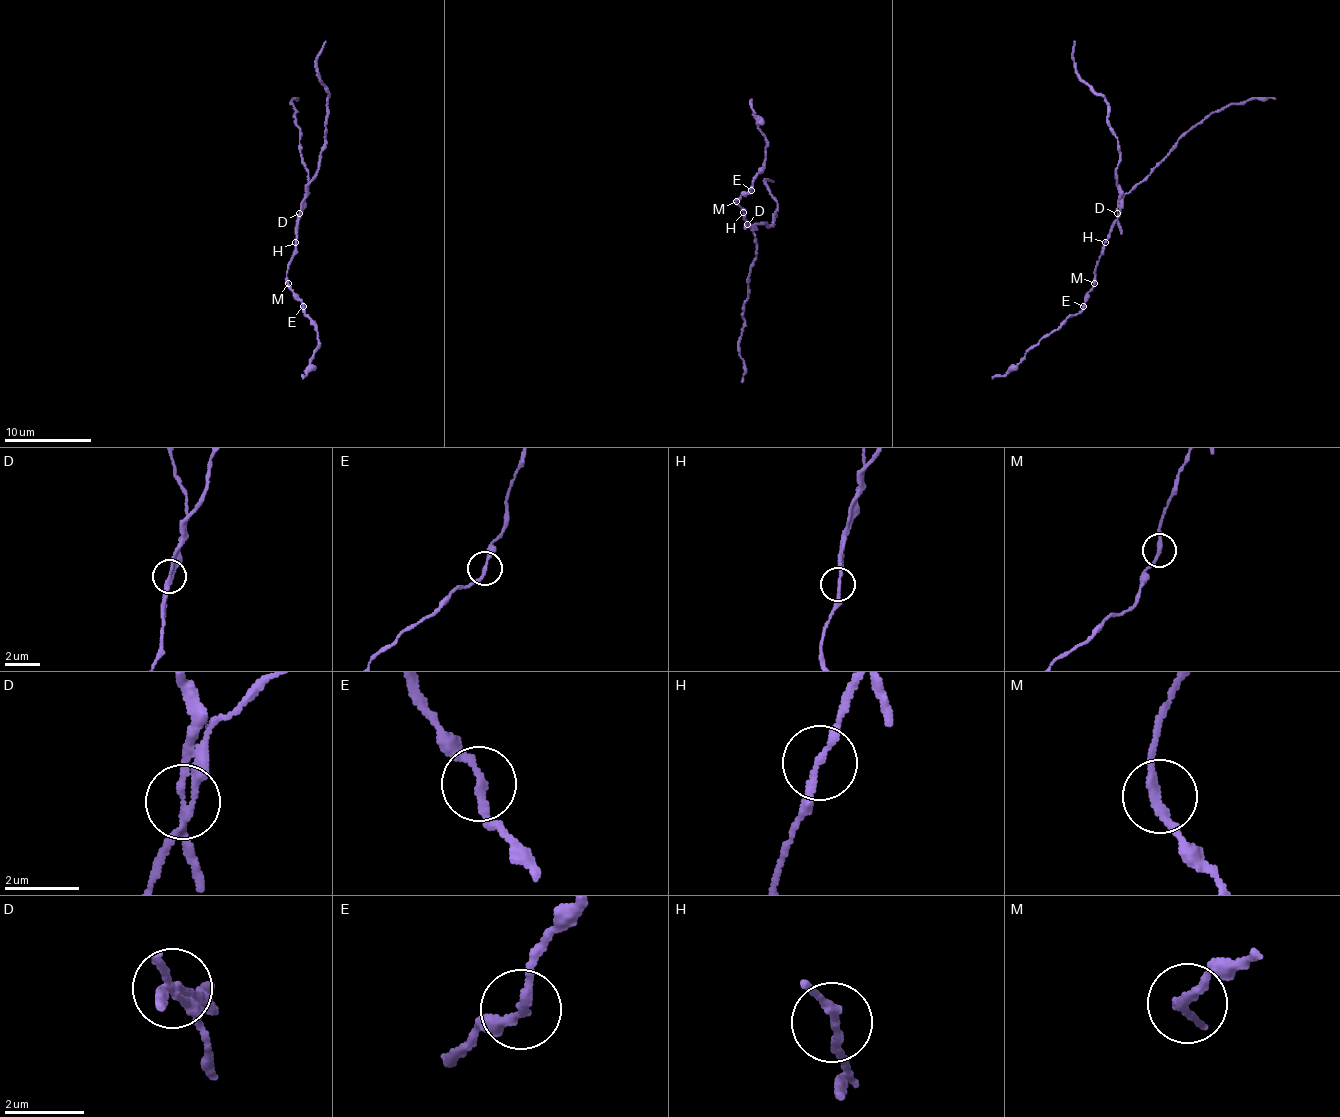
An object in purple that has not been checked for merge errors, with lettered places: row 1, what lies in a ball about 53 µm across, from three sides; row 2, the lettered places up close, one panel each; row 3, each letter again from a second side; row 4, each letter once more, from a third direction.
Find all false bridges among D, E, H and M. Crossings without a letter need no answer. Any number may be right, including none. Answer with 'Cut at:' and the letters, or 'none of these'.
Cut at: D

